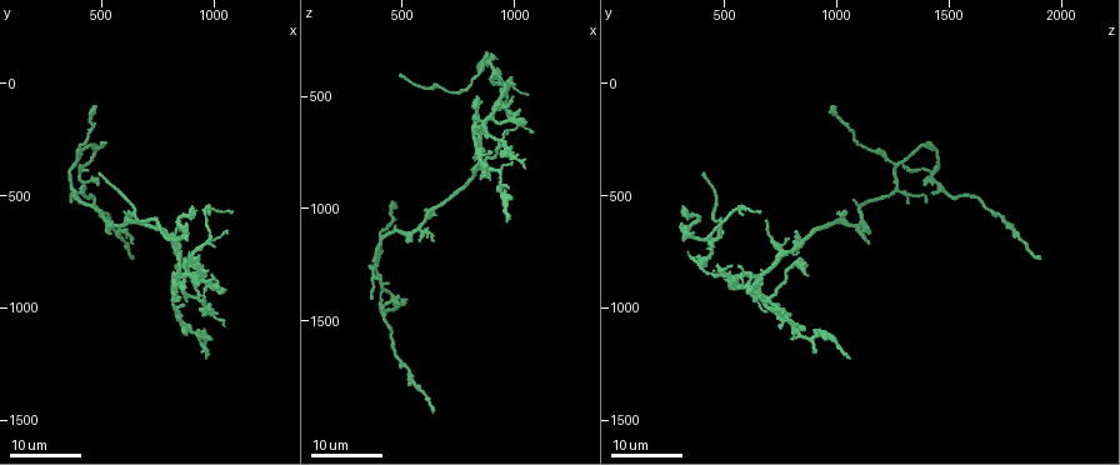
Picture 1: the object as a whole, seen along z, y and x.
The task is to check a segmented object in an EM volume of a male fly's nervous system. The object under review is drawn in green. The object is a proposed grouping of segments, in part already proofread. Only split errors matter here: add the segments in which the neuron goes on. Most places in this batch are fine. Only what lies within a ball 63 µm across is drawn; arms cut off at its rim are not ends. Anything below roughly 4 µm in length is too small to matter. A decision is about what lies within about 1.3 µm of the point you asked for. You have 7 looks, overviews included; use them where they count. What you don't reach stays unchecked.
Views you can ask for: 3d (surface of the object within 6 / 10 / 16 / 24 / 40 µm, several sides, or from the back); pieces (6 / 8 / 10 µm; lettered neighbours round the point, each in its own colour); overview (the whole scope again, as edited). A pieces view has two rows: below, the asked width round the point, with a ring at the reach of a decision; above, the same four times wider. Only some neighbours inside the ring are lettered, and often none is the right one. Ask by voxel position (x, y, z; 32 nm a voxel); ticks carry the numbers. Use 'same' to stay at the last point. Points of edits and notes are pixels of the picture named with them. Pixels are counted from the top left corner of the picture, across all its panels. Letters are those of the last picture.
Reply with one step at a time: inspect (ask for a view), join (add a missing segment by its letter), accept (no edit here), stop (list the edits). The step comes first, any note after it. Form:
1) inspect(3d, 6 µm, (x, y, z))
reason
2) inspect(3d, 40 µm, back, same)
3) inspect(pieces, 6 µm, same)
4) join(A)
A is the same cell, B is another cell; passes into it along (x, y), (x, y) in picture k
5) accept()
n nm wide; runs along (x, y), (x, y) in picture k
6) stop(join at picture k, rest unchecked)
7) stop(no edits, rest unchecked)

inspect(3d, 24 µm, (370, 520, 1400))
branch stops here

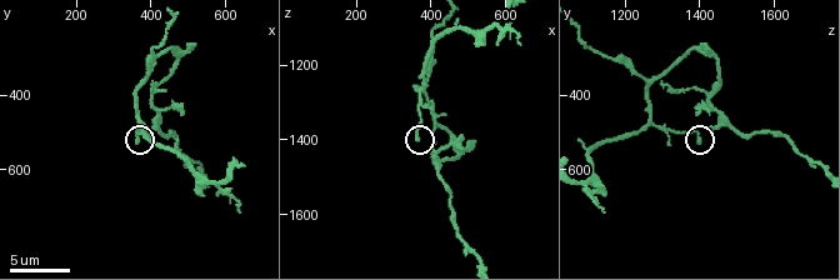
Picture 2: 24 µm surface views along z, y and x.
inspect(pieces, 6 µm, (370, 520, 1390))

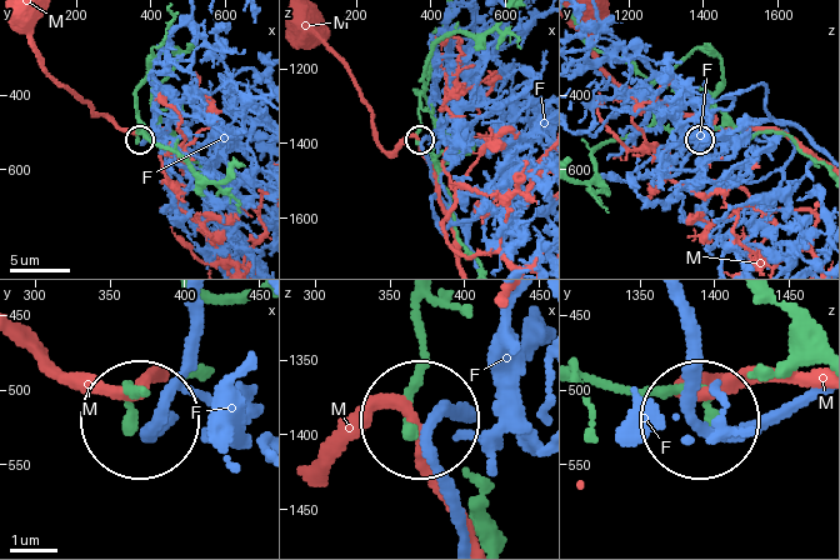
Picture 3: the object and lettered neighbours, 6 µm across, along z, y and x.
accept()
F and M are other cells; runs along (419, 309), (415, 429) in picture 3; no lettered segment goes on from it

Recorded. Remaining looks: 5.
inspect(3d, 24 µm, (470, 110, 980))
free end

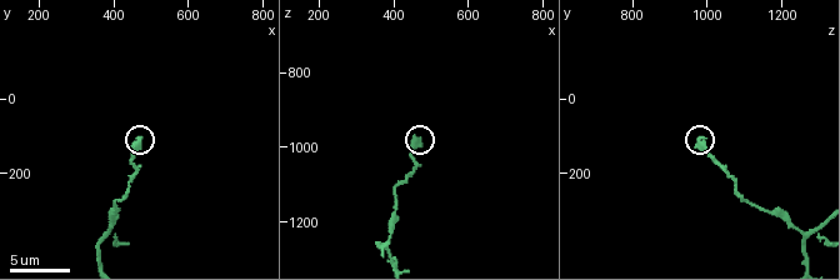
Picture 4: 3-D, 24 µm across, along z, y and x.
inspect(pieces, 10 µm, (470, 110, 980))
see the neighbours

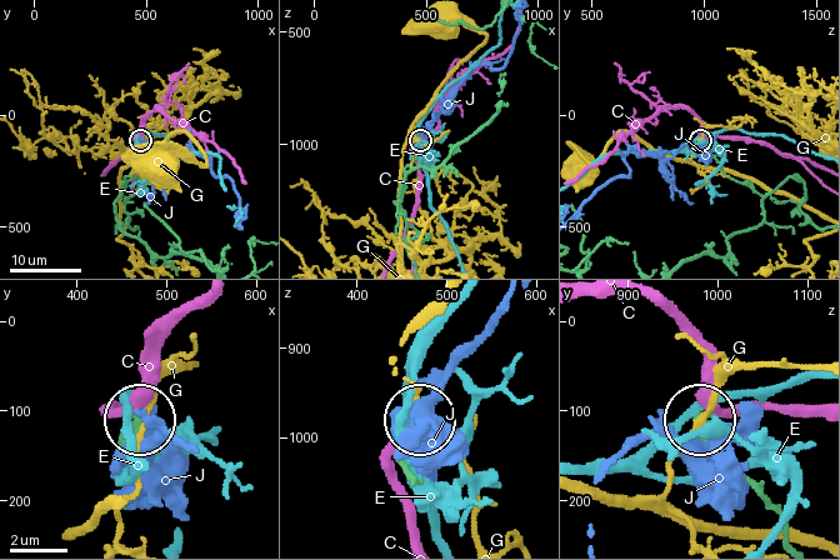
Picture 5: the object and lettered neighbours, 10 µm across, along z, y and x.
accept()
C, E, G and J are other cells; none of them fits

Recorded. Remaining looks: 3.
inspect(3d, 24 µm, (500, 390, 400))
end of a long branch

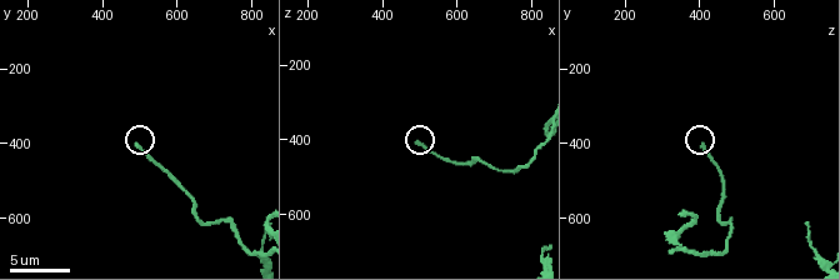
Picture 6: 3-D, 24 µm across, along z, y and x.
inspect(pieces, 6 µm, (490, 410, 410))

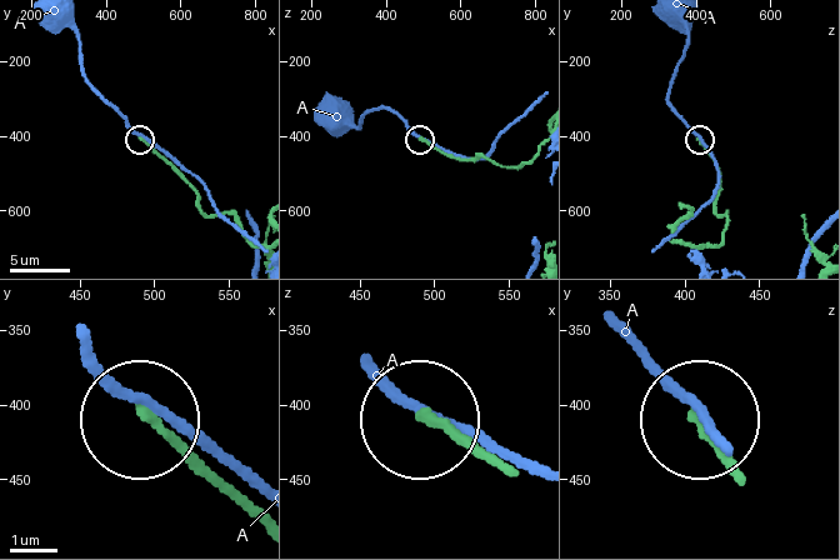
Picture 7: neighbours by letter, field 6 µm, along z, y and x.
accept()
180 nm wide; A is another cell; no lettered segment goes on from it

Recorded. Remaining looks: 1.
inspect(pieces, 10 µm, (490, 450, 1400))
an open end

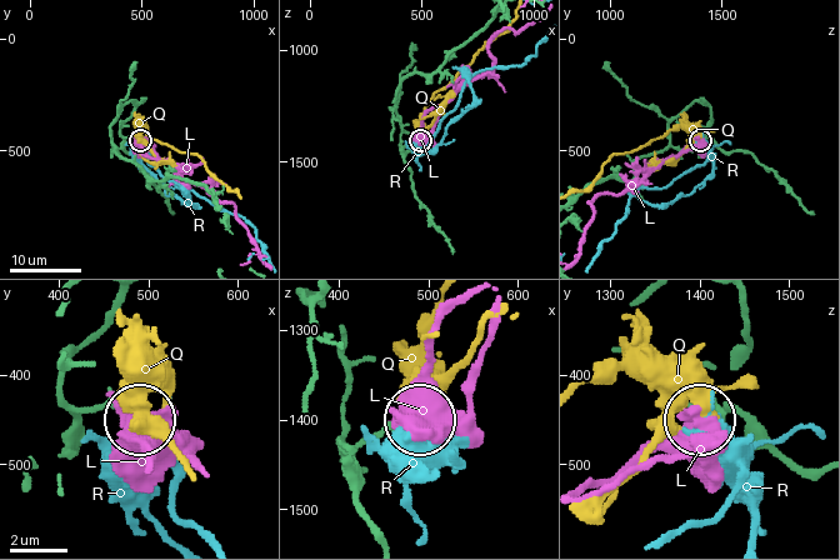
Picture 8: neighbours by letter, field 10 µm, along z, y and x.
accept()
L, Q and R are other cells; no lettered segment goes on from it

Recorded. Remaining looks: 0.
stop(no edits, rest unchecked)

